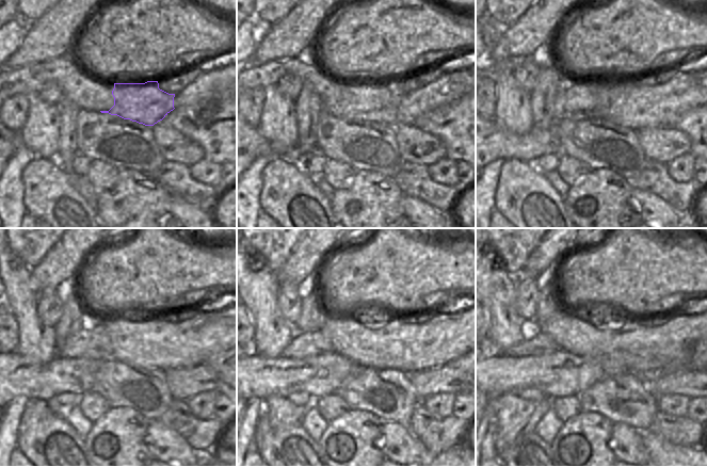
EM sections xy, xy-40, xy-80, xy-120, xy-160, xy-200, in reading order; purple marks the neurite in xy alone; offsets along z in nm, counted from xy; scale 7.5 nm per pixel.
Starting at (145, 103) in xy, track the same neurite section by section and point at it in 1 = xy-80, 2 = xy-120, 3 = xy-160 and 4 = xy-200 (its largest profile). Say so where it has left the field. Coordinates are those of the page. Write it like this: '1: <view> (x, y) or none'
1: xy-80 (581, 100)
2: xy-120 (92, 341)
3: xy-160 (303, 344)
4: xy-200 (535, 343)

